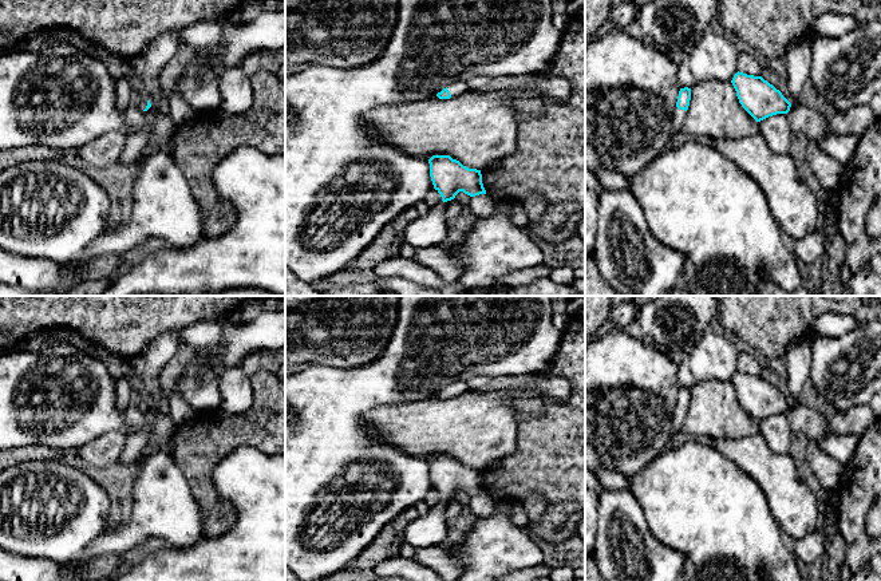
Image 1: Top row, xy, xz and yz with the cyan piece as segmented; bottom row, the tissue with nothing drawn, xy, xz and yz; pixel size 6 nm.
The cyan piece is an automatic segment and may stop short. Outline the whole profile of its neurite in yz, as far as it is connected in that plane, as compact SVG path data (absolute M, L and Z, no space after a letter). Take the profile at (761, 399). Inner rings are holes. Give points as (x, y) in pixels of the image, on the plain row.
M738 371L731 383L739 403L756 422L790 411L791 403L762 376Z

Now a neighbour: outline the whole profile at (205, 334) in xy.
M224 319L201 320L174 331L181 347L187 352L208 349L220 341Z

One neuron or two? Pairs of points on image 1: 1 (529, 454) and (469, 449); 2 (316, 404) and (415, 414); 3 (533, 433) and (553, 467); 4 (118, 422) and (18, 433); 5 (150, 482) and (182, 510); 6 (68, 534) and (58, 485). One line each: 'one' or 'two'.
1: two
2: two
3: one
4: one
5: one
6: one

